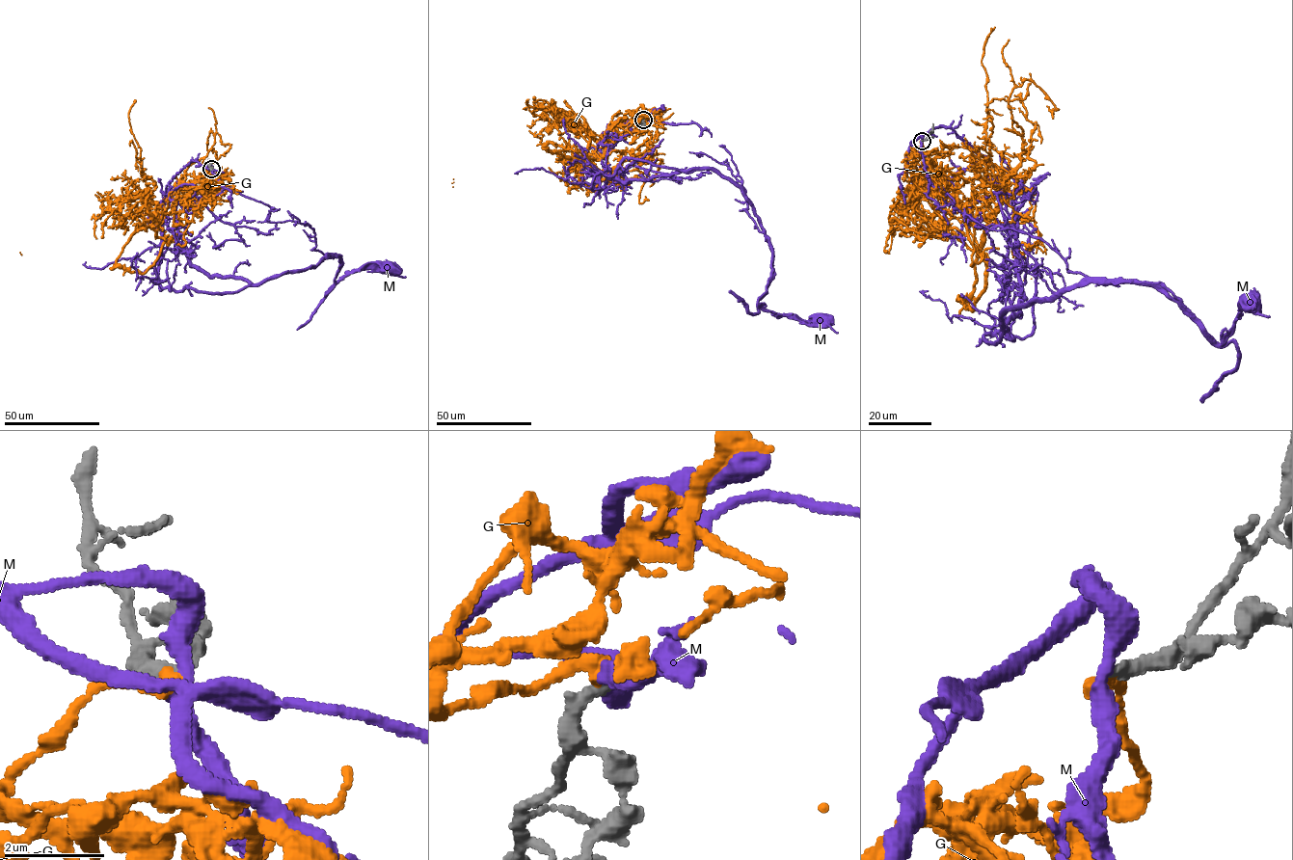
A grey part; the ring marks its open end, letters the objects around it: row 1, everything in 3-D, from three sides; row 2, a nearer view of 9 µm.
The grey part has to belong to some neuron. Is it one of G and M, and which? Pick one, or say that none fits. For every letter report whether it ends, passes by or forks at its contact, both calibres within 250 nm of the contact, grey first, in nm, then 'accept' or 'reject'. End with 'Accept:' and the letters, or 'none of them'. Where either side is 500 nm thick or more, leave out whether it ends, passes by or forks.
G: it ends | 320/380 nm | accept
M: it passes by | 280/360 nm | reject
Accept: G

